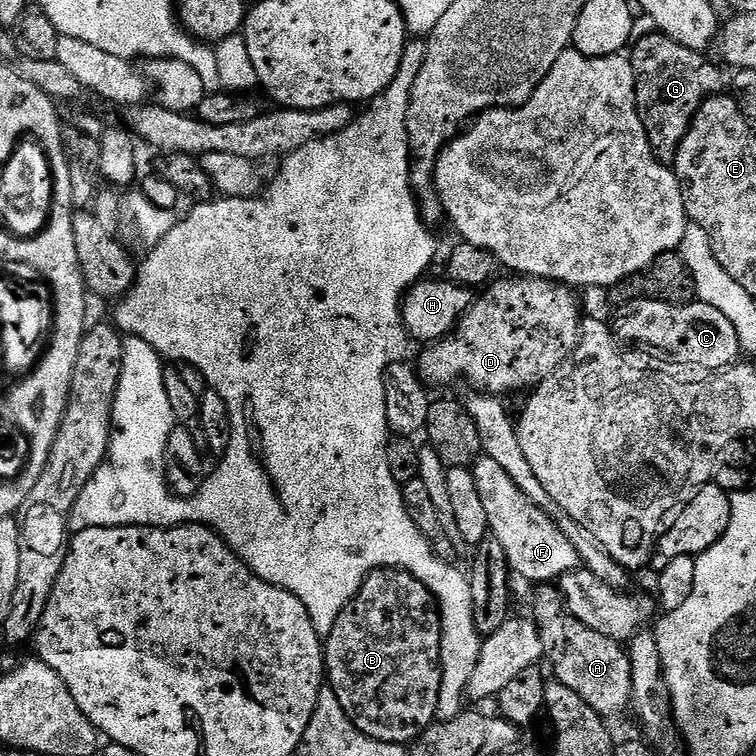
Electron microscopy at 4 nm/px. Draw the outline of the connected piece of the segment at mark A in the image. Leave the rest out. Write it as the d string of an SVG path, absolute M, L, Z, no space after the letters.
M540 586L535 589L536 597L532 600L531 619L536 622L536 629L542 638L542 650L546 664L552 667L555 679L562 686L570 686L586 706L593 708L599 716L611 718L619 712L629 711L632 704L632 667L625 645L618 640L606 638L606 634L598 634L598 630L590 630L590 626L582 626L578 618L568 612L560 589L556 586Z

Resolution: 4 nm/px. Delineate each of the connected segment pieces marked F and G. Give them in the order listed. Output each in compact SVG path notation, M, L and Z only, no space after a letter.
M481 455L471 469L478 494L482 497L482 506L486 509L489 533L498 538L502 550L506 550L508 567L517 577L533 580L533 585L540 586L545 582L559 581L560 577L581 567L580 555L578 550L574 550L570 538L566 538L556 523L534 506L518 486L514 486L510 474L506 474L494 458Z
M652 32L646 38L635 41L630 48L630 59L634 70L636 83L636 109L642 118L642 126L646 130L646 138L650 138L652 153L658 157L660 163L669 166L675 165L676 155L680 149L682 138L686 138L688 128L692 124L694 114L711 96L723 93L726 88L726 76L720 73L719 63L711 64L709 57L703 52L695 52L662 32Z

